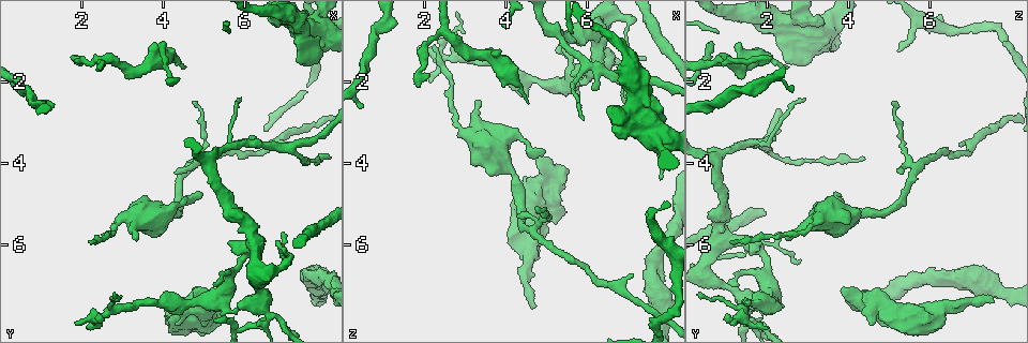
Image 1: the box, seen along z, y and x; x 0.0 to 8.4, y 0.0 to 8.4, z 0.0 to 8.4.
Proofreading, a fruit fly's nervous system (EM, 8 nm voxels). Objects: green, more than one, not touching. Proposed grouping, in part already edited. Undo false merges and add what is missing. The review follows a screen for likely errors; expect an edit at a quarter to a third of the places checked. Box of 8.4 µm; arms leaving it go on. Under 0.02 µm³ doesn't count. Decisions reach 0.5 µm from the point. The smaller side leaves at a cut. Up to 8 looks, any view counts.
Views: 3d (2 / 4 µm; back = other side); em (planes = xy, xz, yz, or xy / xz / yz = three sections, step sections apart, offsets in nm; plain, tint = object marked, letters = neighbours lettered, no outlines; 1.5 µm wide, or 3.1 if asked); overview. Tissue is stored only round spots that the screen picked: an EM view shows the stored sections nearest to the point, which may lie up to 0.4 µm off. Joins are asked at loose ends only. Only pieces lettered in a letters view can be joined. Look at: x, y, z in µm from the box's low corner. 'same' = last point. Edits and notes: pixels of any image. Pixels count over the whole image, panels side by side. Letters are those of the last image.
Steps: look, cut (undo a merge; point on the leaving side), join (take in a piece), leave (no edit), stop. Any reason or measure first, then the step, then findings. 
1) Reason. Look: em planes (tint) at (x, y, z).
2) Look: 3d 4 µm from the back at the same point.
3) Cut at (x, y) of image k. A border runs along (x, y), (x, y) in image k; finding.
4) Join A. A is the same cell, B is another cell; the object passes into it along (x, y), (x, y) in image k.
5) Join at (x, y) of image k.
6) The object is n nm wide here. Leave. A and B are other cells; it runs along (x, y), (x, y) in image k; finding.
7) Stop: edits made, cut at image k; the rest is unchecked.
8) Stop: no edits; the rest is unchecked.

Look: 3d 2 µm at (5.00, 4.75, 3.75).

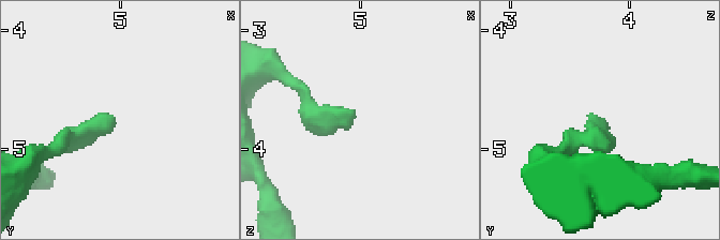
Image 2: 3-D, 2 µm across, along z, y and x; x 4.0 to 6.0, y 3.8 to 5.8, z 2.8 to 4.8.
Shape alone is not enough. Look: em planes (letters) at (4.98, 4.76, 3.72).

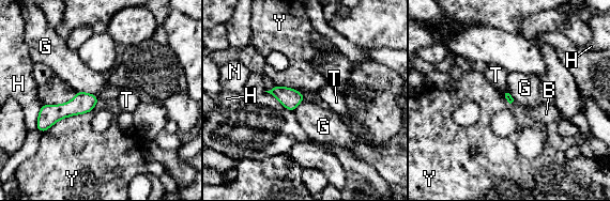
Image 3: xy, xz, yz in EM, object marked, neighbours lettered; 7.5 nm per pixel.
Leave. B, G, H, N, T and Y are other cells; a border runs along (76, 91), (92, 93), (98, 98) in image 3; none of them fits.

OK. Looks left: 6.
An open end. Look: 3d 2 µm at (4.70, 7.40, 7.55).

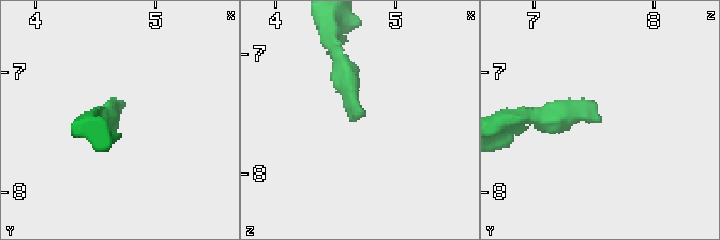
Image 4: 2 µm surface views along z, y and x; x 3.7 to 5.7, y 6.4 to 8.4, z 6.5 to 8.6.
Need the tissue. Look: em xy step 4 (letters) at (4.70, 7.42, 7.58).

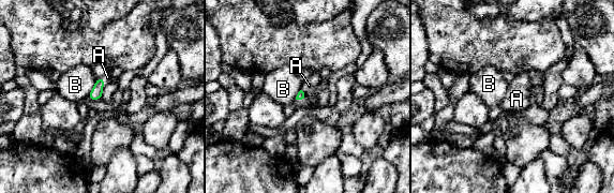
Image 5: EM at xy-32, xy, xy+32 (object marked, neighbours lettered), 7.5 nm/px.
Another direction. Look: em xz step 8 (letters) at the same point.

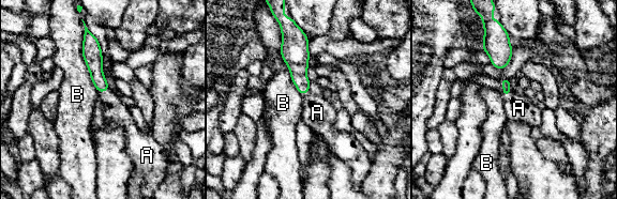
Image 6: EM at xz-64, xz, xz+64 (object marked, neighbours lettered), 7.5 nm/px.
Join A. A is the same cell, B is another cell; the object passes into it along (93, 60), (104, 91), (116, 113) in image 6; the cell continues.

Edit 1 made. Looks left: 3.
Thick turns thin. Look: em yz step 8 (tint) at (7.50, 6.80, 6.65).

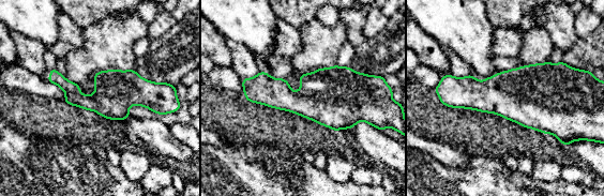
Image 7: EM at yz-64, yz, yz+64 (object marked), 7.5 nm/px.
Another direction. Look: em planes (tint) at the same point.

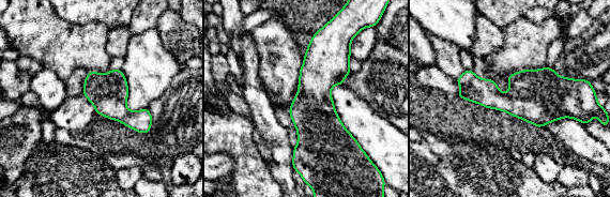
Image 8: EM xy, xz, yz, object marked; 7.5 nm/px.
What lies round it. Look: em planes (letters) at the same point.

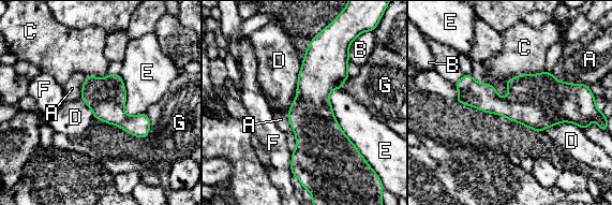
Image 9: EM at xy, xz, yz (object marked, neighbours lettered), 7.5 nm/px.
The object is 280 nm wide here. Leave. A, B, C, D, E, F and G are other cells; it runs along (316, 40), (313, 150), (299, 167) in image 9; one cell here.

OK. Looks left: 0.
Stop: edits made, join at image 6; the rest is unchecked.

